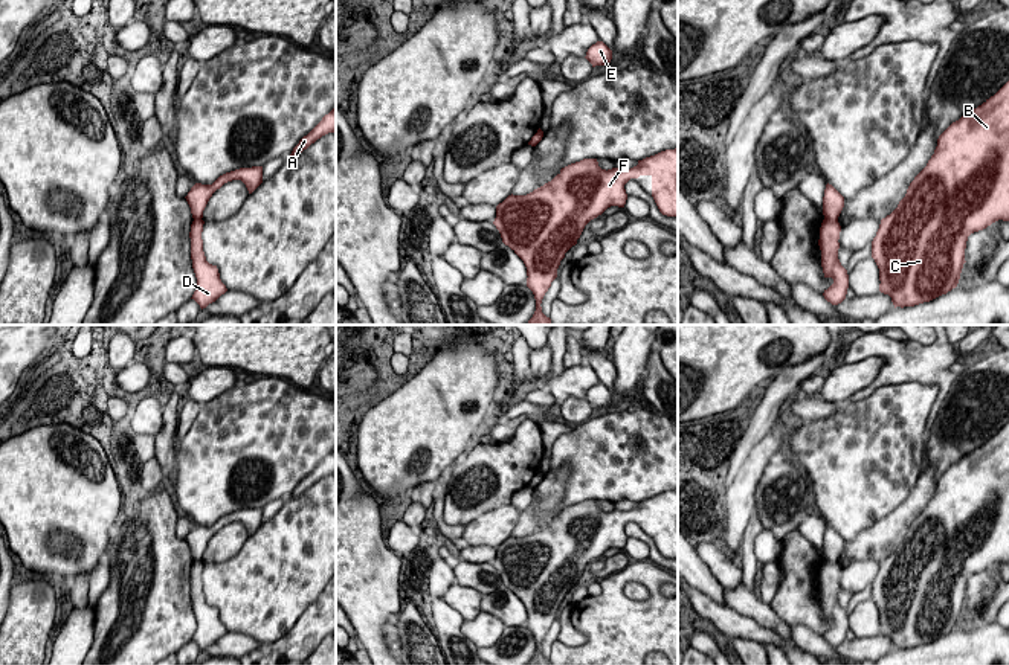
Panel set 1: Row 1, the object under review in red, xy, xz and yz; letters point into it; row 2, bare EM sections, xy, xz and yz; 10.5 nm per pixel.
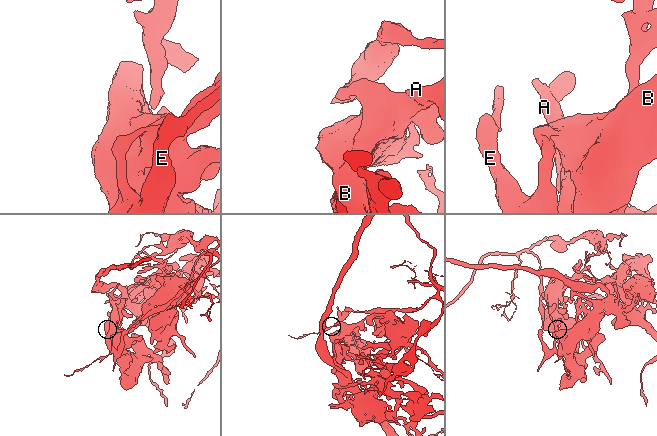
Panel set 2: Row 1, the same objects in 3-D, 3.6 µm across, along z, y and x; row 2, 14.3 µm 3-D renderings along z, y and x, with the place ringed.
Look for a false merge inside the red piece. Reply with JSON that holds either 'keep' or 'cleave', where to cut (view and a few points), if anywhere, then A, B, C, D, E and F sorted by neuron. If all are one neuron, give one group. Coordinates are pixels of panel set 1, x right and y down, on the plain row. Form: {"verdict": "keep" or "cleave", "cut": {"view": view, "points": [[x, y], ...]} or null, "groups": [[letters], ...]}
{"verdict": "cleave", "cut": {"view": "yz", "points": [[825, 558], [837, 560]]}, "groups": [["A", "B", "C", "F"], ["D", "E"]]}

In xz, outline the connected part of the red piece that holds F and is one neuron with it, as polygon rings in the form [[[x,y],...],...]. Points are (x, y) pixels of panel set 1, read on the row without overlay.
[[[678,490],[666,491],[638,502],[630,511],[601,511],[597,500],[583,500],[560,511],[543,528],[527,537],[508,537],[496,548],[493,566],[508,587],[527,609],[527,628],[536,641],[536,653],[528,665],[551,665],[542,654],[542,641],[551,624],[557,619],[557,610],[565,595],[577,586],[585,567],[601,557],[608,549],[624,549],[627,535],[624,526],[640,517],[652,519],[652,538],[662,557],[678,558]]]

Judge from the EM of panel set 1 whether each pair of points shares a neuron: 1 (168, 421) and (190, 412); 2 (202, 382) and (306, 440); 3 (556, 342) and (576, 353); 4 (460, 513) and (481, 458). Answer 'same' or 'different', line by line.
1: different
2: different
3: different
4: same

